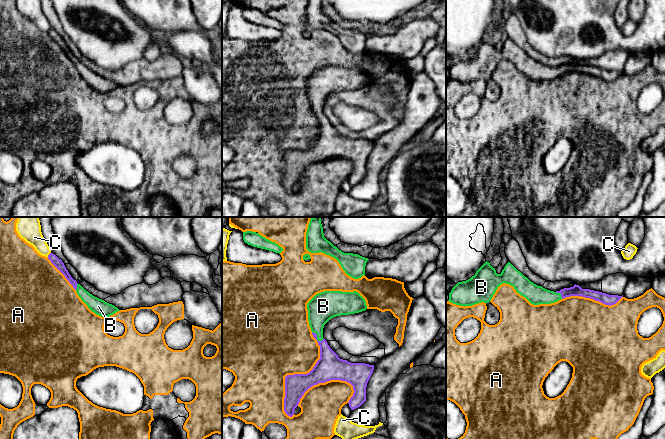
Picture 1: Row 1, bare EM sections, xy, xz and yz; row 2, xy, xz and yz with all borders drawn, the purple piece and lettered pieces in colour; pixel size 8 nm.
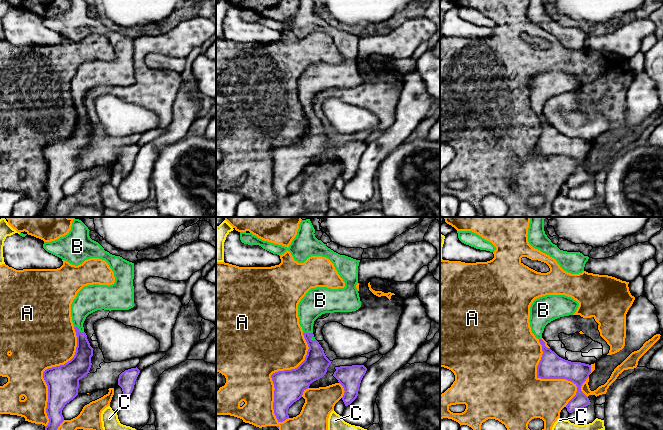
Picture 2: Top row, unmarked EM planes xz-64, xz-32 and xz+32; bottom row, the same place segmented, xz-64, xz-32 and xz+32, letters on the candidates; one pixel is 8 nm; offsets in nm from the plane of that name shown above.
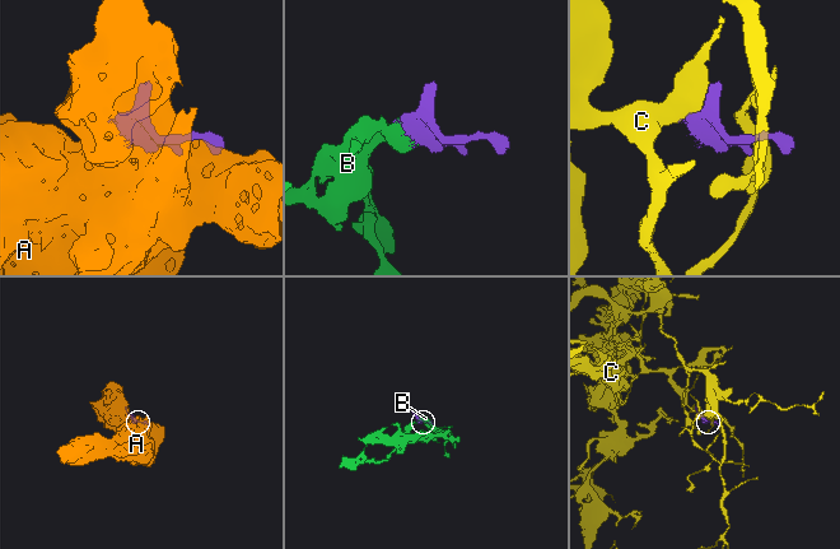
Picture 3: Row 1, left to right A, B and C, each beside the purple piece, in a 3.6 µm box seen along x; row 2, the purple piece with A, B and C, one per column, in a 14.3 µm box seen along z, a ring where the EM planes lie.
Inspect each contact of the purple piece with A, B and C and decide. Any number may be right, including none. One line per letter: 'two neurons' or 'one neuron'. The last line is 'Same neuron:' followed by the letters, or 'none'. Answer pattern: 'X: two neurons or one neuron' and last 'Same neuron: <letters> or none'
A: two neurons
B: one neuron
C: two neurons
Same neuron: B

